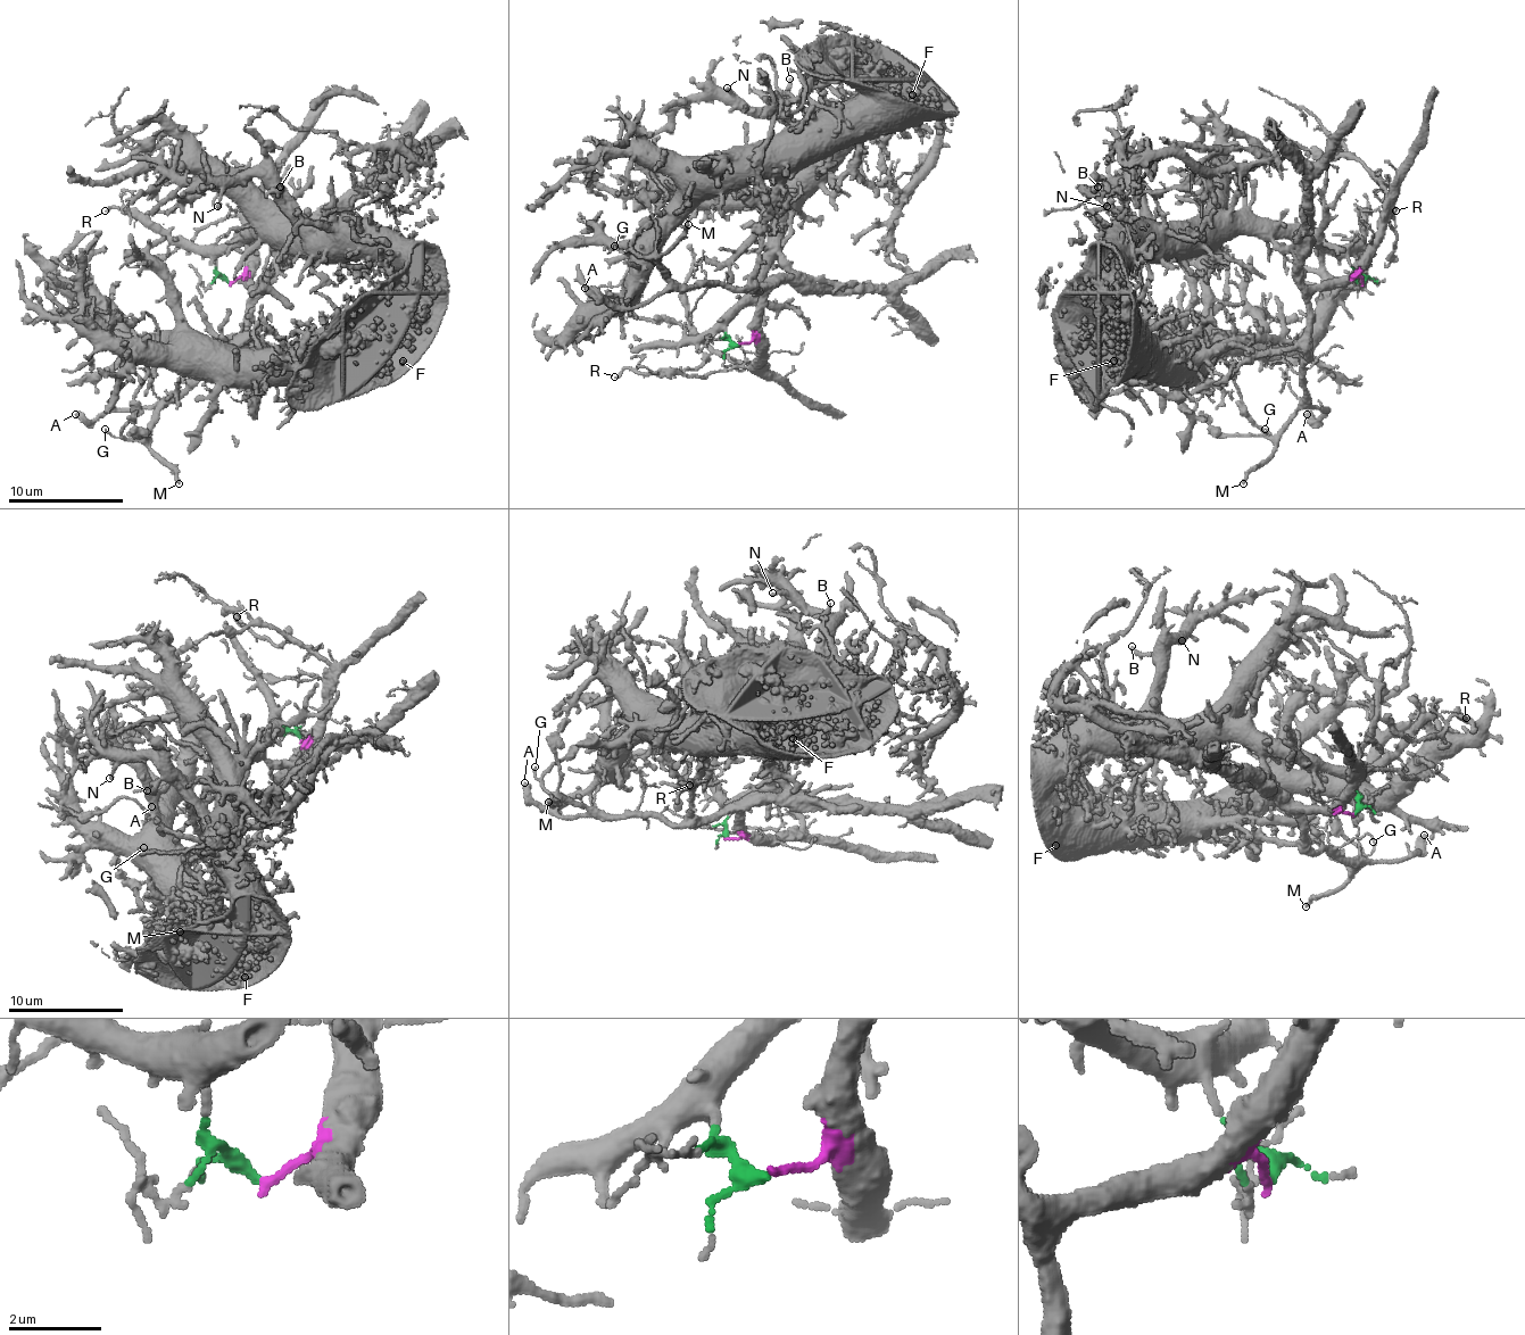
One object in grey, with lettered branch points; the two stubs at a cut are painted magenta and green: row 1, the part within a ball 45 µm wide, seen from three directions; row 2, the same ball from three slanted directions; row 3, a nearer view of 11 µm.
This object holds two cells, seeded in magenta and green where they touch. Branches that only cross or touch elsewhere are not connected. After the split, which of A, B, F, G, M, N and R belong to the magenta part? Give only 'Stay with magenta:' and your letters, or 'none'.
Stay with magenta: A, G, M, R

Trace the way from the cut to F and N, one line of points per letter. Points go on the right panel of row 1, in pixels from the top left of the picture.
F: (1365, 282), (1344, 256), (1301, 235), (1158, 235), (1132, 271), (1140, 291), (1143, 348), (1126, 366), (1113, 361)
N: (1365, 282), (1344, 256), (1327, 254), (1310, 239), (1160, 235), (1145, 196), (1126, 175), (1105, 207)

